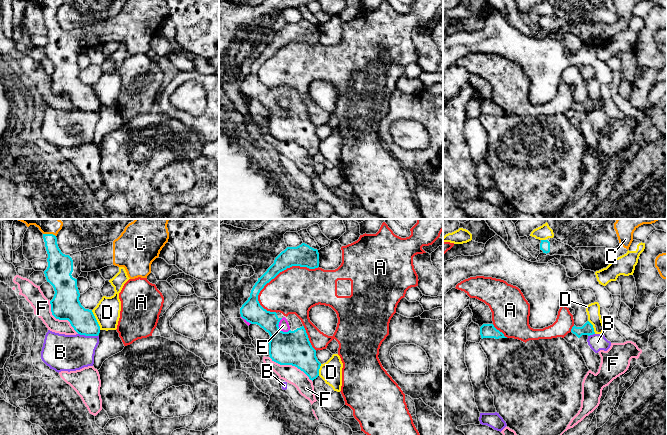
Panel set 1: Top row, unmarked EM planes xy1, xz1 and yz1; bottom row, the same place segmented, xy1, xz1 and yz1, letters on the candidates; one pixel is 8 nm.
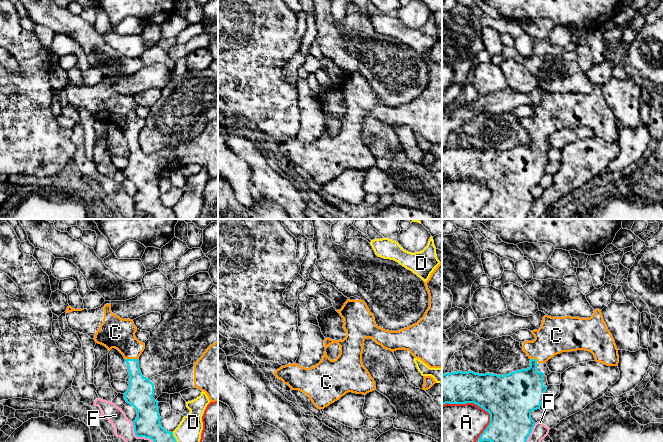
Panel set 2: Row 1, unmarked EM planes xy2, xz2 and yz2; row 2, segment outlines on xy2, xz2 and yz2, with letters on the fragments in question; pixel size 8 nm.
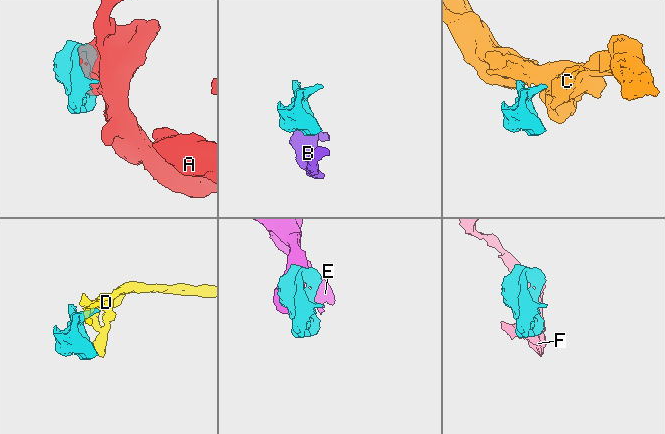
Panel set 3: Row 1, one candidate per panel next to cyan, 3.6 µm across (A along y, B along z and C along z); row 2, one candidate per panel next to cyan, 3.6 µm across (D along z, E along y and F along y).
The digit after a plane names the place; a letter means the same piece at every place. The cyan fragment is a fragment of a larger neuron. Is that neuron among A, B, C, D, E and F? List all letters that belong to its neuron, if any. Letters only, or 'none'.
C

